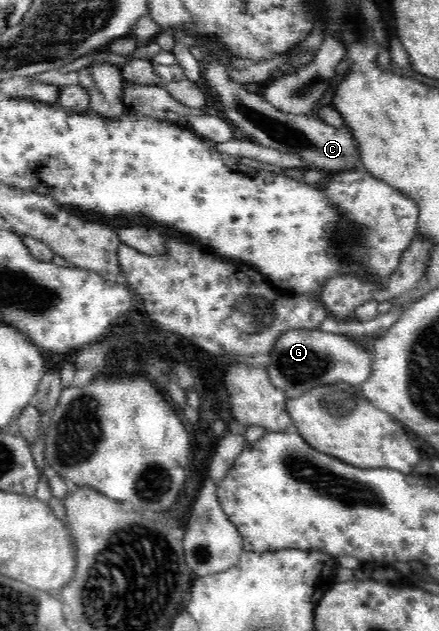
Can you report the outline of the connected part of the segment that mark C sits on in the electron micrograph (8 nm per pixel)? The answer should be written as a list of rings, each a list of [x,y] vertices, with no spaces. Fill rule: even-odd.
[[[210,61],[206,63],[204,72],[204,80],[208,86],[214,88],[216,94],[220,96],[220,102],[224,107],[222,115],[240,135],[270,148],[298,153],[304,159],[304,166],[308,169],[316,168],[324,172],[327,170],[366,171],[365,165],[361,162],[360,168],[356,168],[360,152],[356,150],[357,144],[348,130],[336,129],[324,124],[312,114],[280,112],[280,109],[276,109],[274,105],[266,102],[266,98],[262,97],[262,89],[252,92],[252,90],[248,90],[246,85],[232,81],[230,68],[222,62]]]

